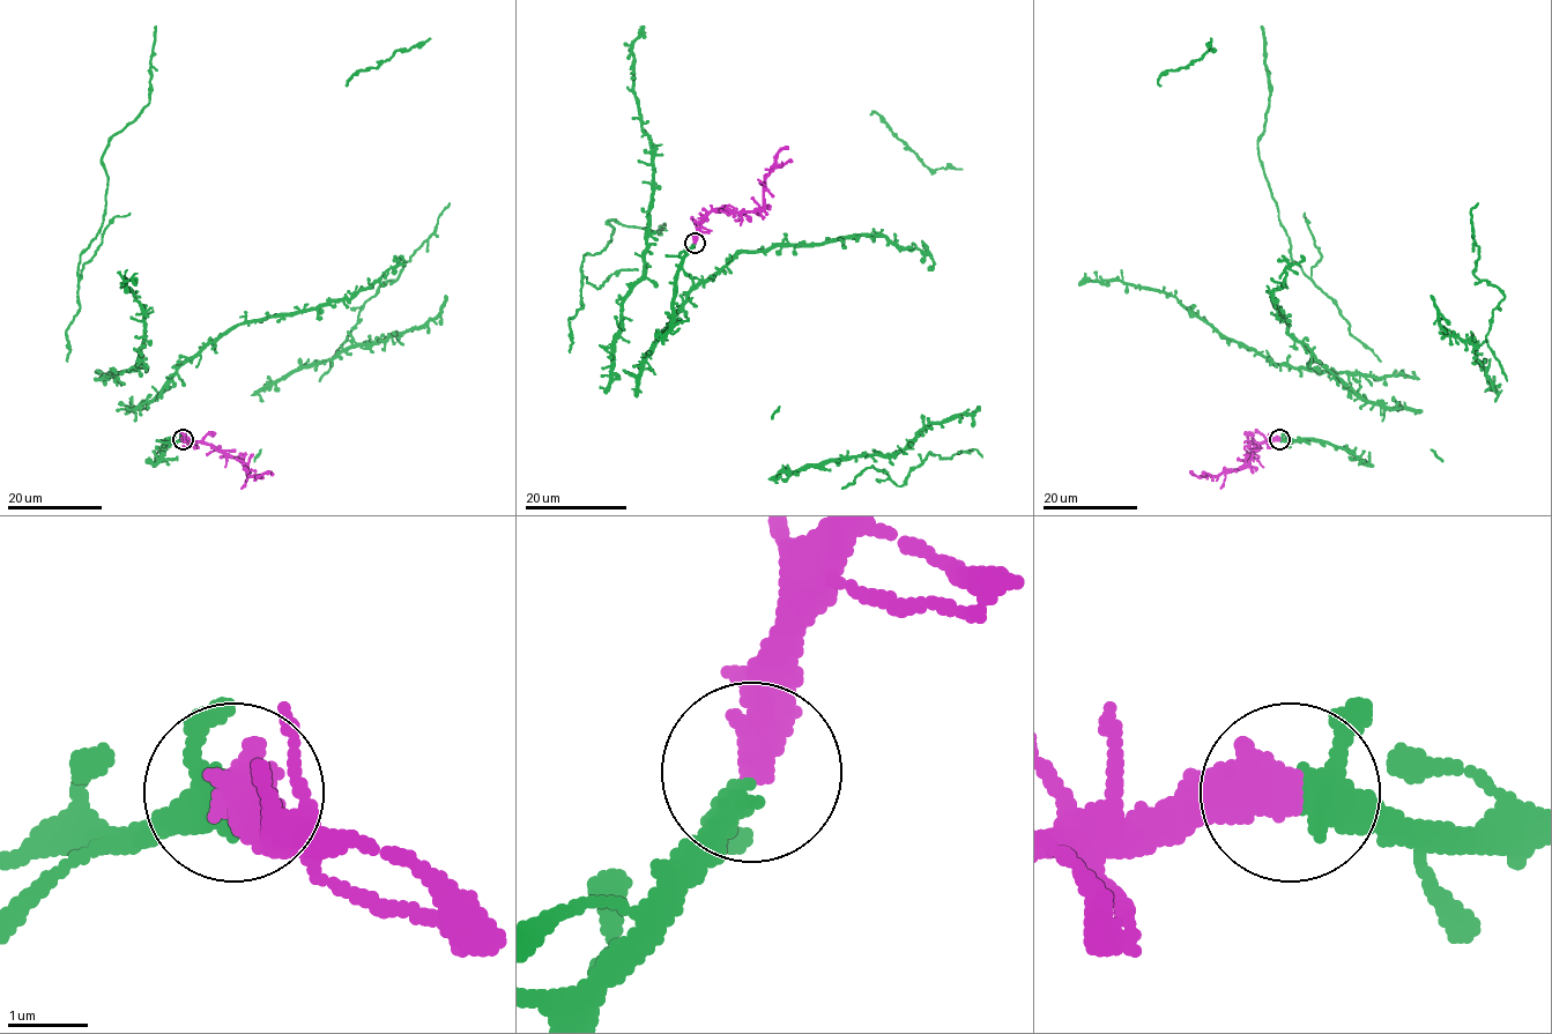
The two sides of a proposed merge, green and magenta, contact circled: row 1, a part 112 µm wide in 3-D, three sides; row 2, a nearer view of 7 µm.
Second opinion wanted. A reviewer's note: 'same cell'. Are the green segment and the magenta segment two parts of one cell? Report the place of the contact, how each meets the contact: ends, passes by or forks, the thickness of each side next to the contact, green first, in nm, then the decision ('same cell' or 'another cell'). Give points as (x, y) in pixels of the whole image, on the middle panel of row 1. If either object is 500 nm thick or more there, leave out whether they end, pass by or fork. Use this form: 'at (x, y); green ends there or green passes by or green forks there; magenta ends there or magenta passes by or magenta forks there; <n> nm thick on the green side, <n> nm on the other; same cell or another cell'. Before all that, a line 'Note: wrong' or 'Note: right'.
Note: right
at (695, 243); 320 nm thick on the green side, 600 nm on the other; same cell

